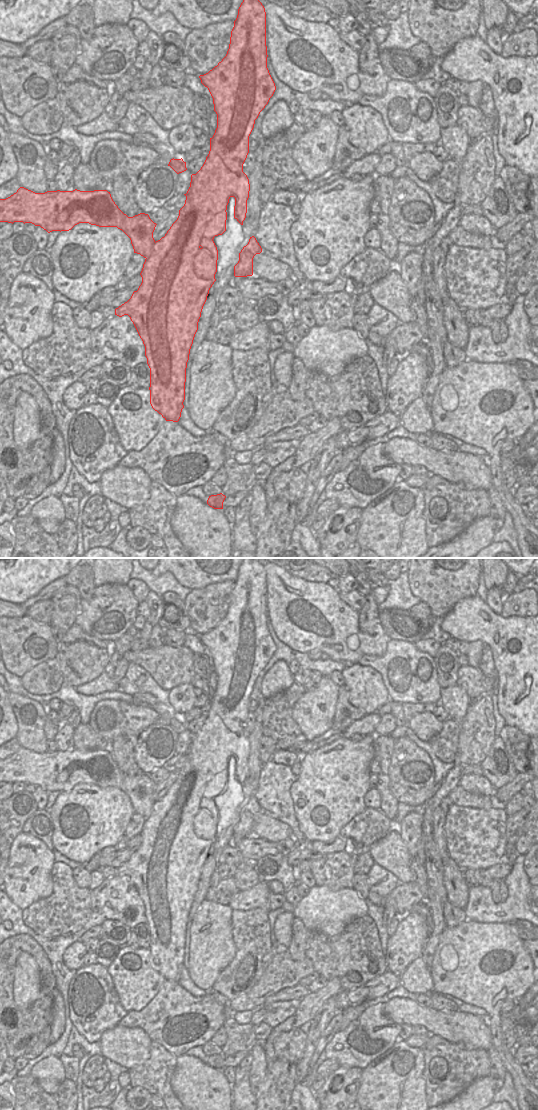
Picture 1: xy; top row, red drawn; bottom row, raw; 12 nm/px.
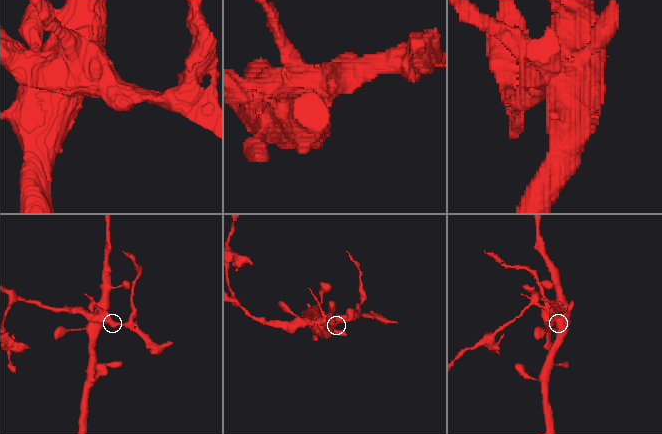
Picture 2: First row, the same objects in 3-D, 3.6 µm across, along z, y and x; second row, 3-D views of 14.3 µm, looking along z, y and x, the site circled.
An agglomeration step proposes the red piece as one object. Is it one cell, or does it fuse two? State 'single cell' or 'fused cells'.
fused cells

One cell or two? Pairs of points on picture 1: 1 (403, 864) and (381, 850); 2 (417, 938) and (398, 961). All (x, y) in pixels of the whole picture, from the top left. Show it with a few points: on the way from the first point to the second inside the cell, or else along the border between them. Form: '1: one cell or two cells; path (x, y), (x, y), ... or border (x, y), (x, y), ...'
1: one cell; path (398, 860), (390, 852), (386, 852)
2: one cell; path (411, 944), (400, 955)

